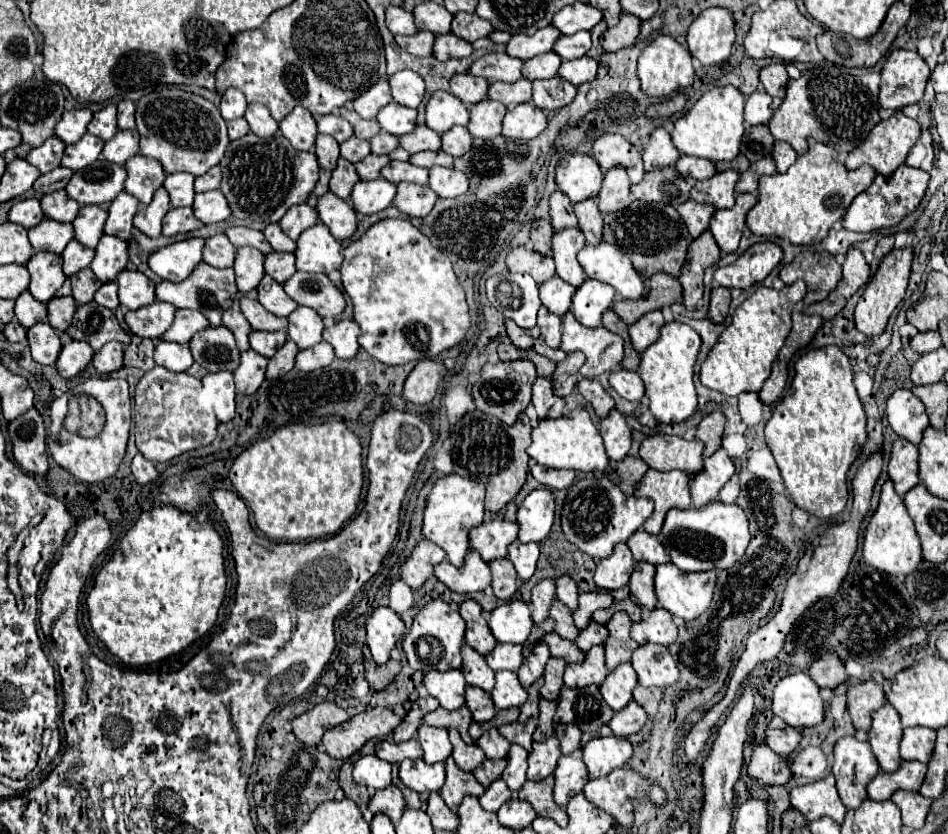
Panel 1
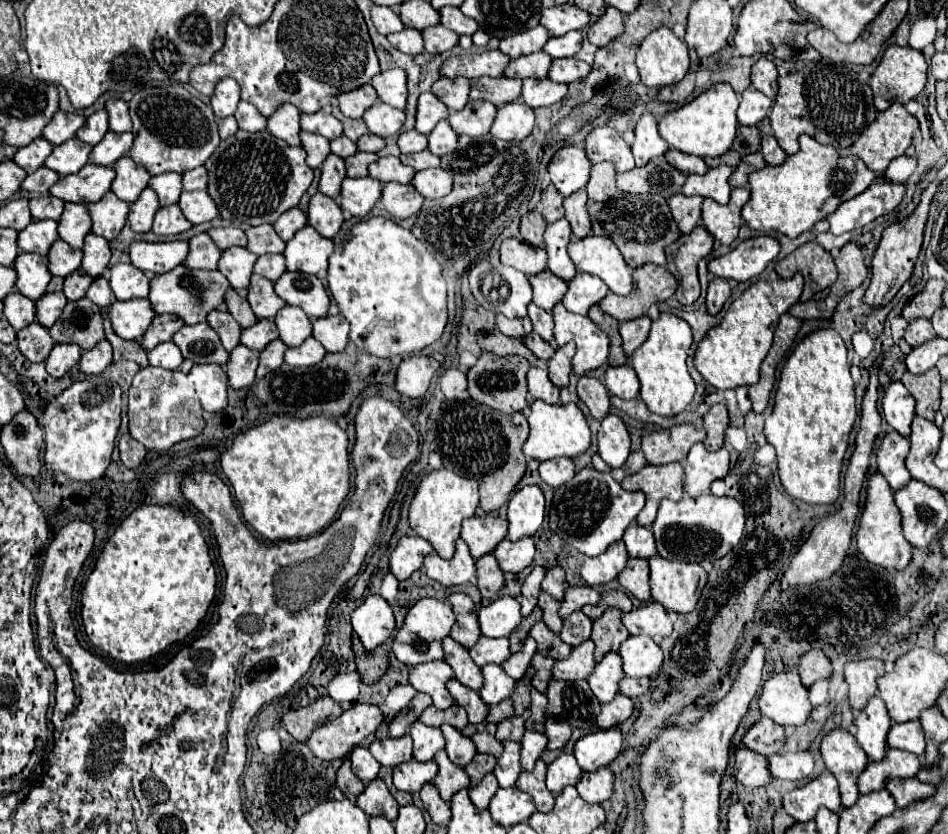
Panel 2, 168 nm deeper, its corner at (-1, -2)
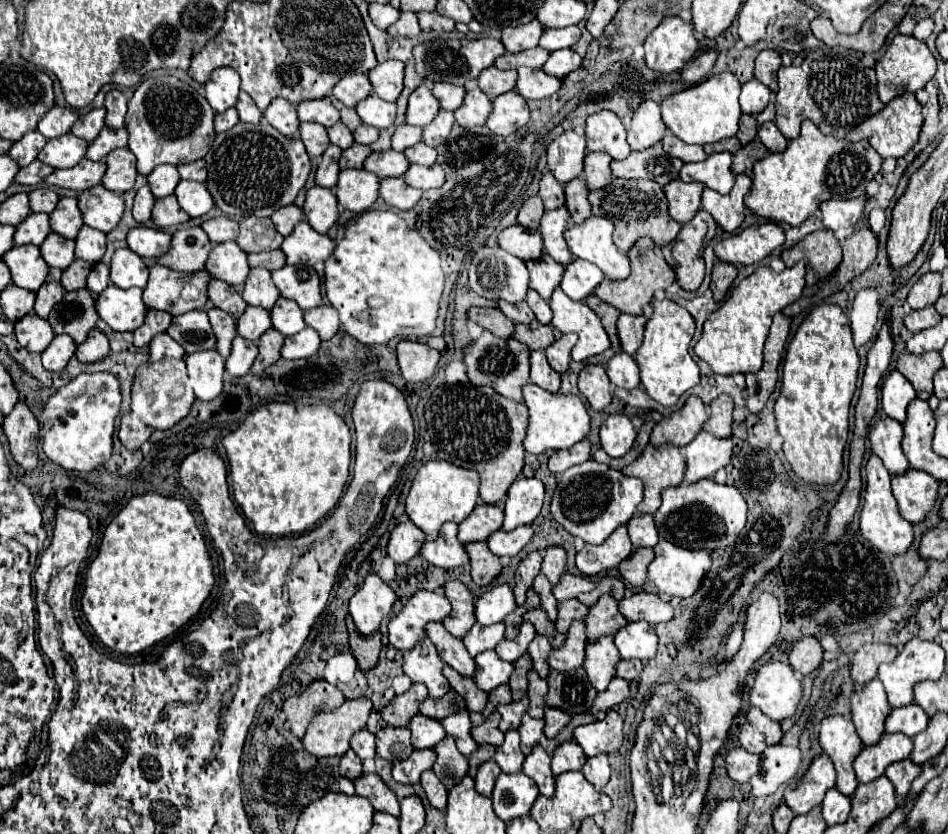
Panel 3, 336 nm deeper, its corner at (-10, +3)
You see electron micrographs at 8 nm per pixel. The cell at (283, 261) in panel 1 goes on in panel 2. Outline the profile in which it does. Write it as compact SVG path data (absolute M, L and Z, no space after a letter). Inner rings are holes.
M263 254L257 258L255 274L265 276L267 280L277 280L277 276L281 276L285 272L285 258L283 254Z

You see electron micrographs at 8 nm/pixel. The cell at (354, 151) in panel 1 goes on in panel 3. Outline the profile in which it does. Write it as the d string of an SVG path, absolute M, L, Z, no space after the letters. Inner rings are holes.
M336 123L334 127L330 127L328 129L328 137L340 149L346 149L346 147L352 147L354 145L354 135L350 133L350 129L344 123Z

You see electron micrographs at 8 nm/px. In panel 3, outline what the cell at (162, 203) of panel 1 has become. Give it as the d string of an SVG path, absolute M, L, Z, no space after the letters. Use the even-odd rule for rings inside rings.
M144 185L138 189L136 193L136 199L134 199L134 209L132 209L132 215L138 223L148 223L152 219L152 207L156 203L156 197L152 195L150 187Z

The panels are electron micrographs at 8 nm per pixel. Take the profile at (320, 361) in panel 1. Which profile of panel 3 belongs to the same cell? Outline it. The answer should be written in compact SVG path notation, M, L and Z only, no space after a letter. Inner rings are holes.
M306 327L298 335L286 337L286 343L282 347L282 357L284 359L302 359L302 357L312 357L320 351L322 339L318 339L318 333L312 327Z

